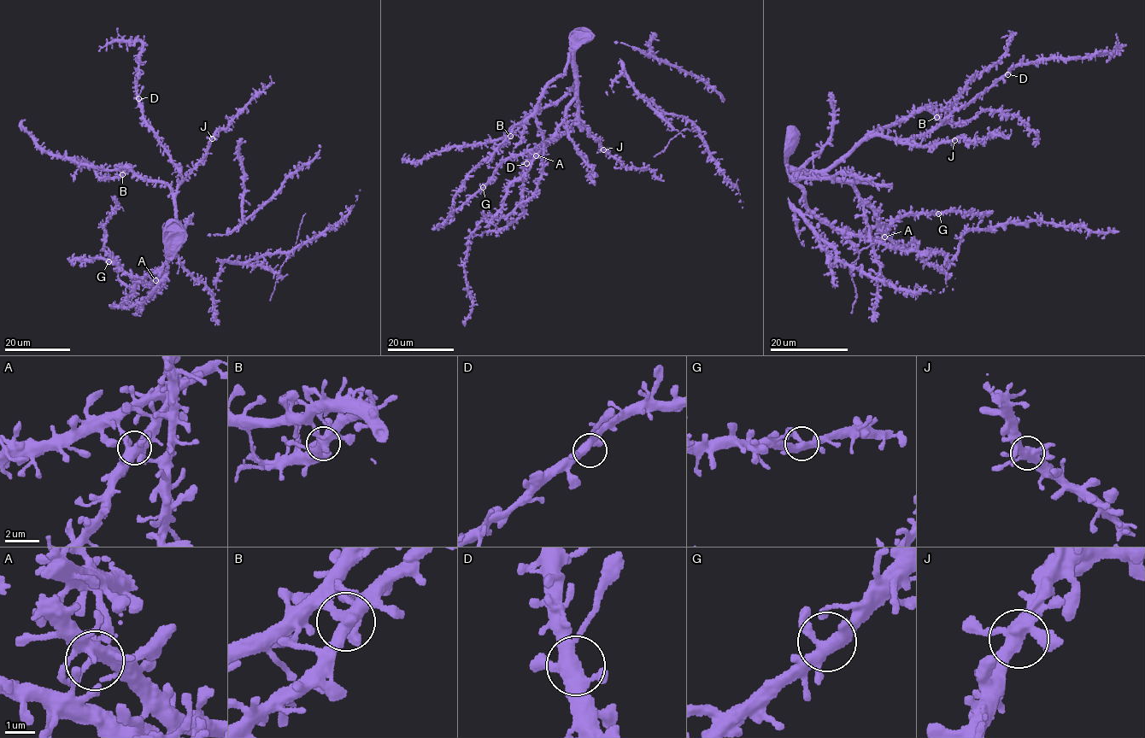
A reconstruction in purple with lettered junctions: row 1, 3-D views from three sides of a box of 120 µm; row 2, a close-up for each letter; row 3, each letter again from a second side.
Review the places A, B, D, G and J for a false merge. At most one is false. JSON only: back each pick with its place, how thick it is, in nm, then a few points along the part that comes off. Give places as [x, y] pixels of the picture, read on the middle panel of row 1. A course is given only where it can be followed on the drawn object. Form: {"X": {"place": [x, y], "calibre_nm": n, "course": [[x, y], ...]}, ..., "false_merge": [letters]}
{"false_merge": []}

